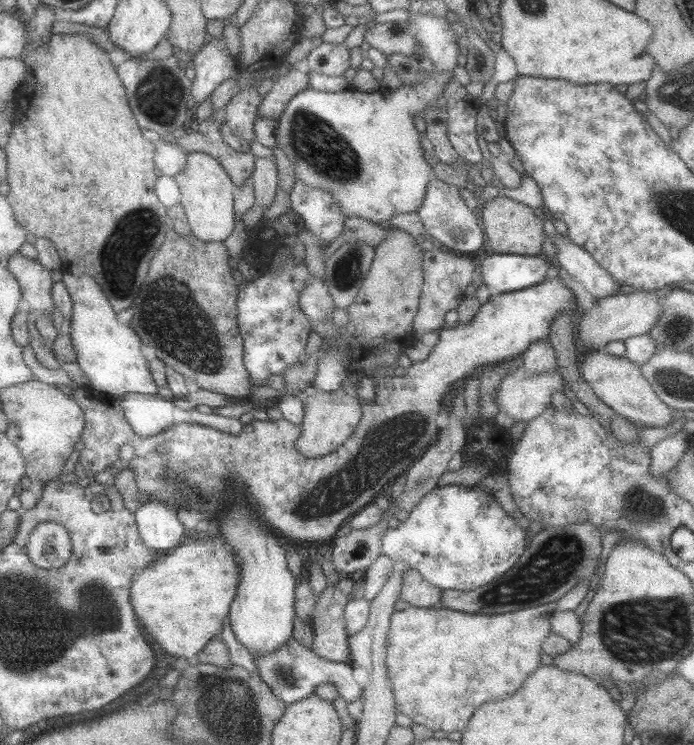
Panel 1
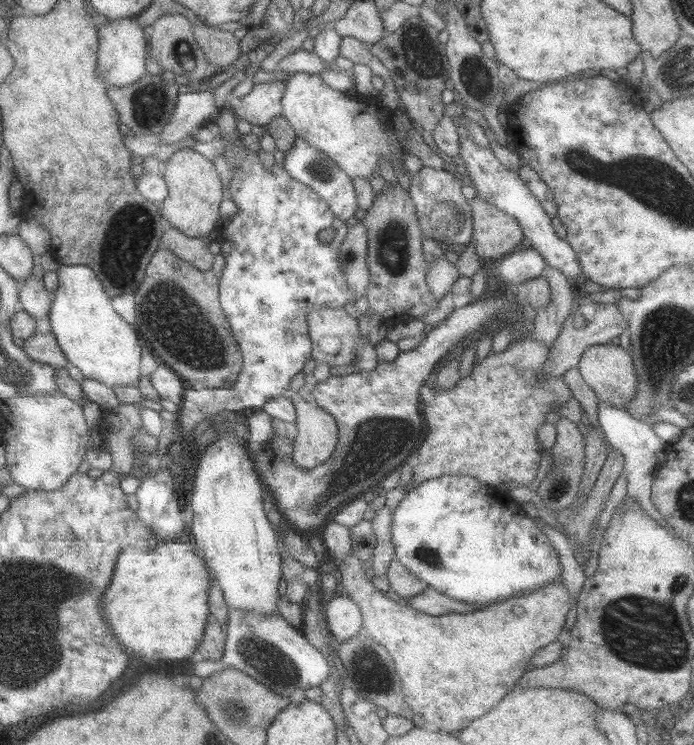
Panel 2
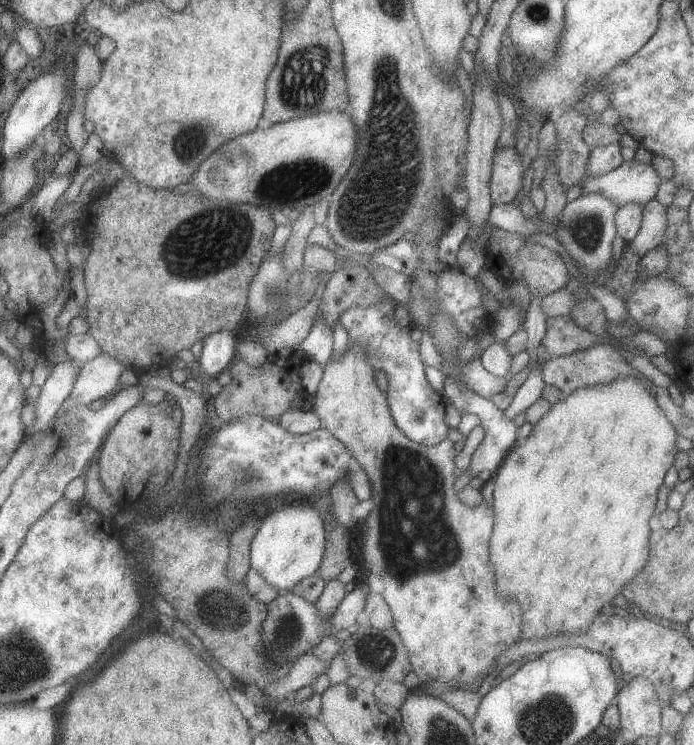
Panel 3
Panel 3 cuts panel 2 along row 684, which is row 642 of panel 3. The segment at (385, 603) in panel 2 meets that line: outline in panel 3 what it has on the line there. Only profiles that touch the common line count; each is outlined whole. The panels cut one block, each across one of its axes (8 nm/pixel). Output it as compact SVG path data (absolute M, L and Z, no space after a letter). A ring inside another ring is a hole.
M351 340L350 348L341 357L332 357L325 368L325 377L322 381L319 392L314 396L316 398L316 406L313 408L323 420L323 423L328 427L346 446L350 447L352 453L365 466L367 474L373 478L375 493L373 501L374 509L367 518L368 530L364 538L364 558L366 566L370 568L372 573L379 575L384 585L384 598L393 613L393 628L398 631L404 646L409 654L409 659L413 670L419 677L442 679L457 686L458 689L472 689L473 691L481 690L486 687L490 677L490 670L495 666L495 660L498 655L512 644L518 642L521 636L522 612L520 606L514 602L514 598L508 598L508 602L504 602L494 586L494 570L490 564L489 542L493 533L493 526L495 523L495 512L493 503L488 503L483 499L482 503L478 503L475 507L463 505L455 492L455 456L457 455L454 449L454 444L451 439L446 438L437 445L428 446L422 443L417 443L411 439L402 429L397 425L393 416L390 416L391 408L389 402L386 402L386 394L382 390L378 390L376 386L376 378L374 378L374 365L371 363L370 353L363 342L356 342Z

